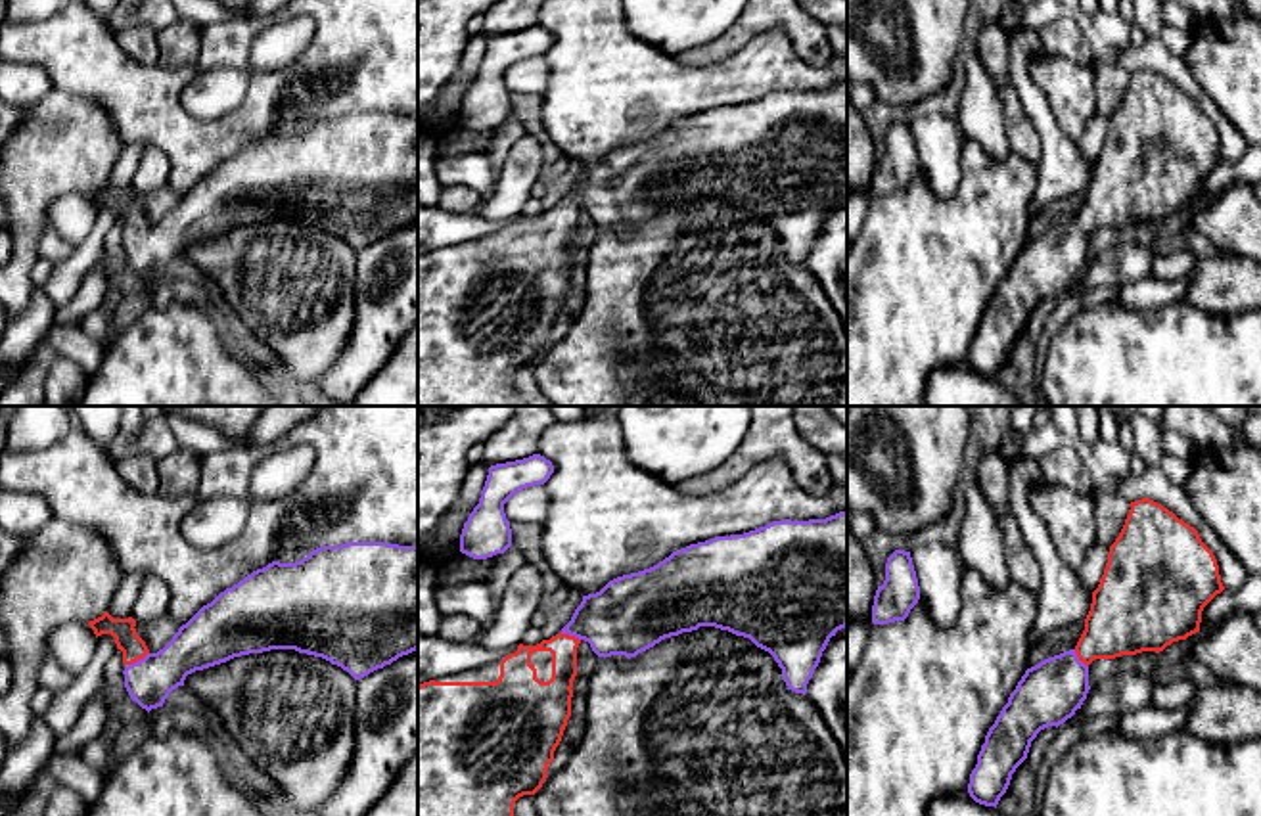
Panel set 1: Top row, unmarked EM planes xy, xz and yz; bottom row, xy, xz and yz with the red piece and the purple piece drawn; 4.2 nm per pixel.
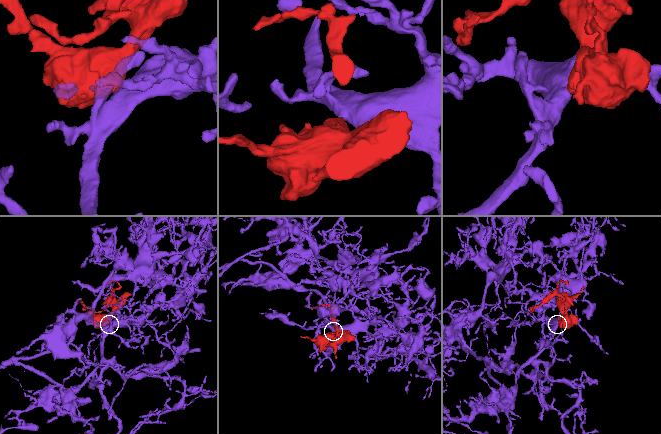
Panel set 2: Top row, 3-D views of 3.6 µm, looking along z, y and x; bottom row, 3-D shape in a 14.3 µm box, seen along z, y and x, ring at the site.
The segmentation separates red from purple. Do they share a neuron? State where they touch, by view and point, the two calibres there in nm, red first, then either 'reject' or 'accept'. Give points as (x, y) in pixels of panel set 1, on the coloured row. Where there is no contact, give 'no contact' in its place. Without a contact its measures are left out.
meets red in xy at (138, 659); 100 nm thick on the red side, 200 nm on the other; accept

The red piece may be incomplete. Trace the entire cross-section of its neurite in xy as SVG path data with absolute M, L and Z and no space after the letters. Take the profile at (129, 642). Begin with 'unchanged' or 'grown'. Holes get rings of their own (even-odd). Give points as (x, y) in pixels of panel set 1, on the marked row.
grown | M347 542L341 546L320 546L295 563L272 561L203 605L157 653L151 653L146 642L136 634L136 621L132 617L113 619L105 611L88 624L96 638L102 634L111 634L115 638L117 649L123 651L123 663L126 665L123 670L125 688L132 701L148 713L163 707L169 693L184 686L188 674L226 663L234 657L270 649L295 649L299 653L322 657L347 670L355 680L360 680L418 649L418 546Z

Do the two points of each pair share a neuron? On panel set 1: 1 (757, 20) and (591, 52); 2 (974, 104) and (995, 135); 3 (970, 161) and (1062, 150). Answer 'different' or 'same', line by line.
1: different
2: same
3: different

